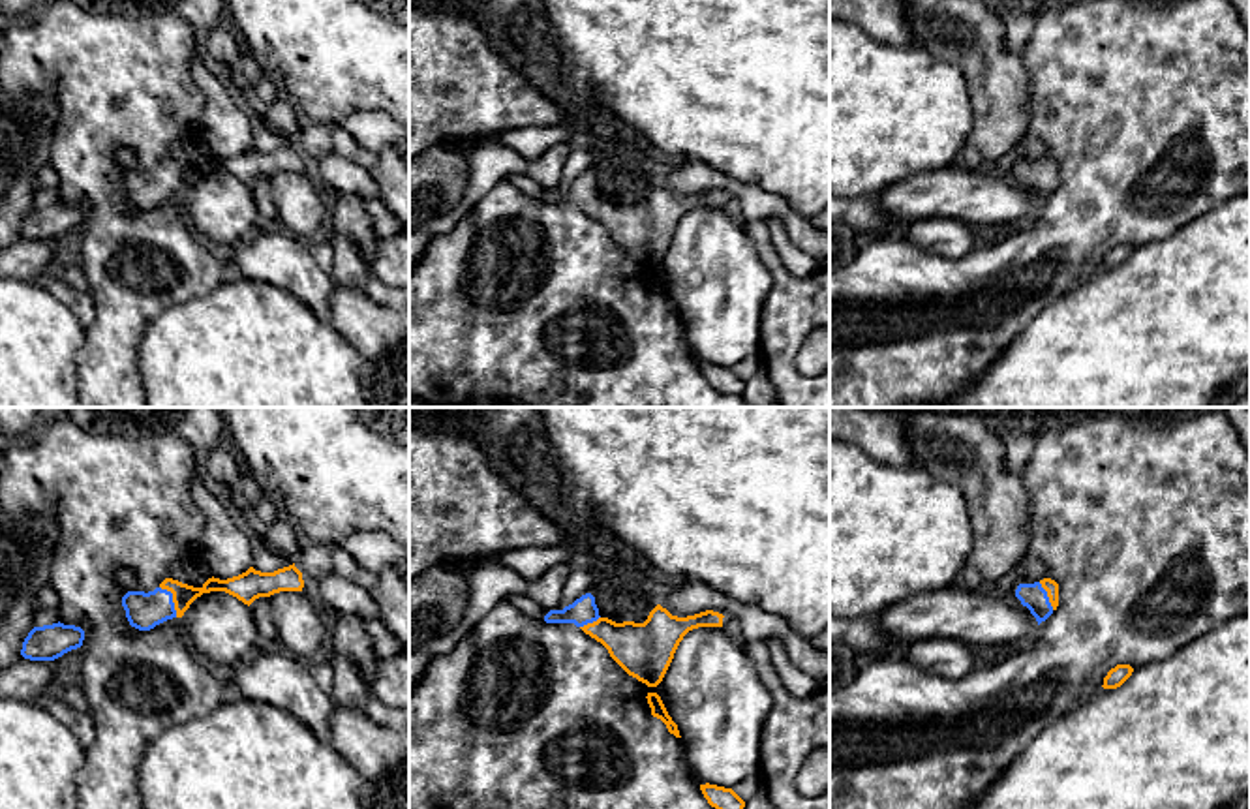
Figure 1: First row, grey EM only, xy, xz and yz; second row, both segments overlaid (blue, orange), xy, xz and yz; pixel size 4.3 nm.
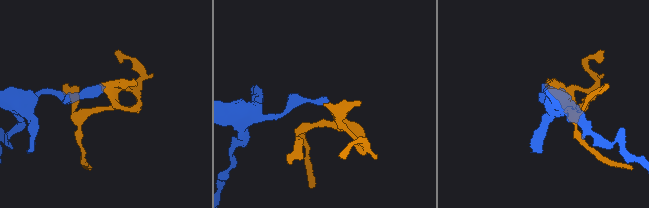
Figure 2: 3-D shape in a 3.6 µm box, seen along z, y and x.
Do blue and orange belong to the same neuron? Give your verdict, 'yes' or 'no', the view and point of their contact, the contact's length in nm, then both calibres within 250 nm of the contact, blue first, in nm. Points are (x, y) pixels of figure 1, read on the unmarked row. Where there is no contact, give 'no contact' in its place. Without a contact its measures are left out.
yes; contact xy (171, 179); length 150 nm; calibres 160 and 100 nm

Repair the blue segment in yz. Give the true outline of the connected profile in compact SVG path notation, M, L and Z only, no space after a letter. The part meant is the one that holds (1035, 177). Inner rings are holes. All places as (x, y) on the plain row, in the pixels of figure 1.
M1044 158L1034 163L1019 163L1015 176L1030 190L1038 205L1045 201L1059 186L1059 163Z

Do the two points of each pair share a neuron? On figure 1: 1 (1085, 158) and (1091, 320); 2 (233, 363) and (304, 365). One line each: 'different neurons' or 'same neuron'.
1: different neurons
2: same neuron

